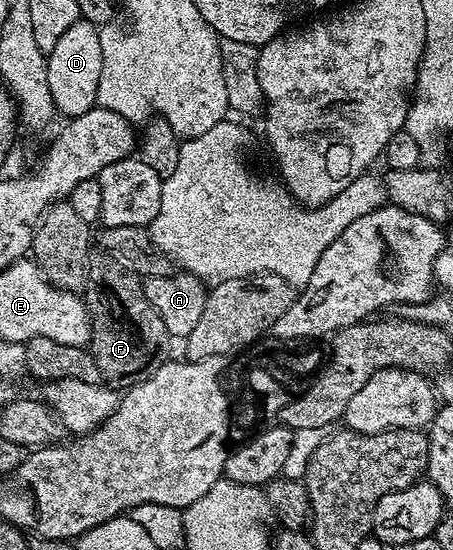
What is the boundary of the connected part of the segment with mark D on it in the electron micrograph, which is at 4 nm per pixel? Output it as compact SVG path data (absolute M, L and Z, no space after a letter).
M79 19L72 24L71 28L62 35L52 50L46 55L47 64L47 86L50 87L51 98L54 109L61 111L68 119L85 114L87 110L96 107L99 79L102 73L102 44L98 27L86 20Z

